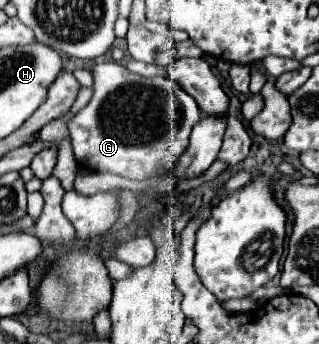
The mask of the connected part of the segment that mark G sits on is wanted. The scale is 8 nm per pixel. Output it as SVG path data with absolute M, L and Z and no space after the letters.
M109 61L99 63L93 67L93 97L71 121L69 121L69 133L71 143L75 151L75 159L83 169L95 169L95 171L109 171L127 179L147 179L155 175L161 165L171 165L179 159L179 155L189 145L189 135L195 123L201 121L199 105L187 95L171 77L141 77L137 73L127 71L127 67Z

